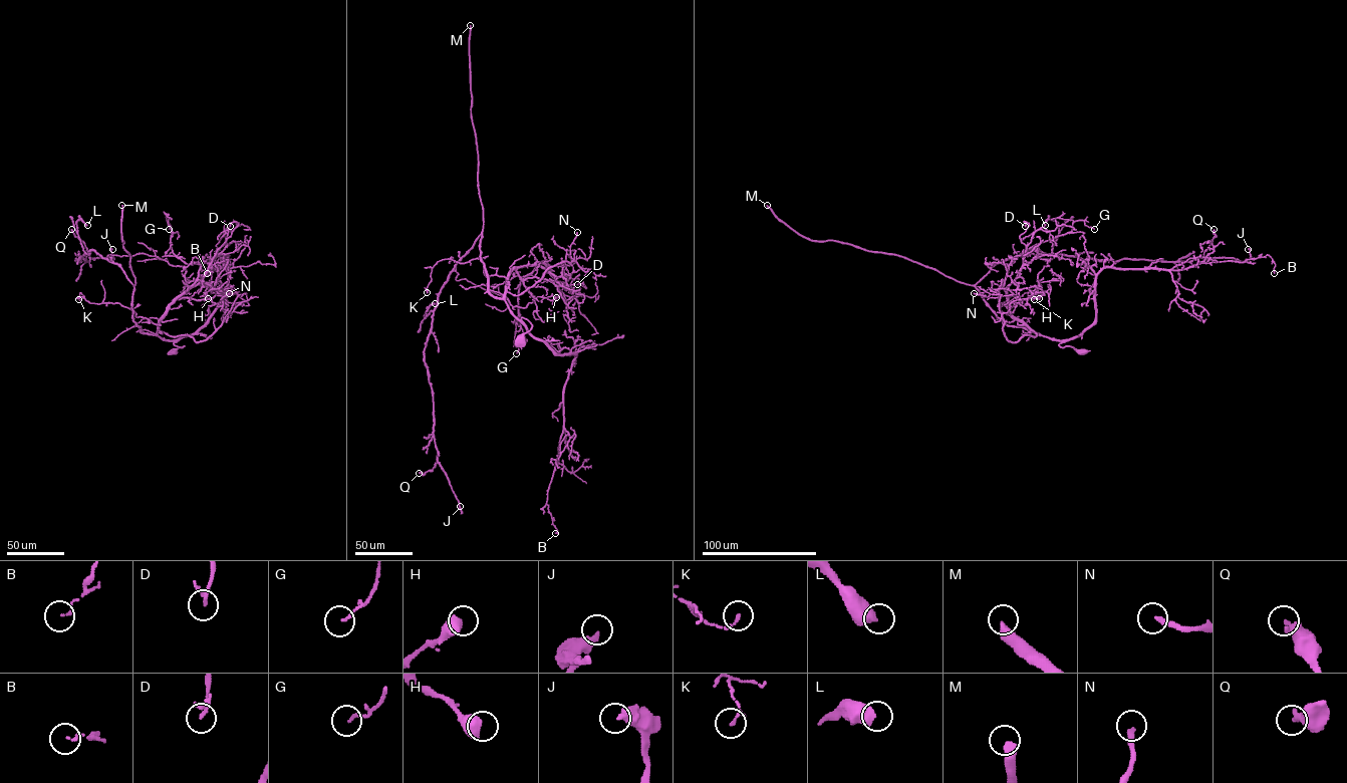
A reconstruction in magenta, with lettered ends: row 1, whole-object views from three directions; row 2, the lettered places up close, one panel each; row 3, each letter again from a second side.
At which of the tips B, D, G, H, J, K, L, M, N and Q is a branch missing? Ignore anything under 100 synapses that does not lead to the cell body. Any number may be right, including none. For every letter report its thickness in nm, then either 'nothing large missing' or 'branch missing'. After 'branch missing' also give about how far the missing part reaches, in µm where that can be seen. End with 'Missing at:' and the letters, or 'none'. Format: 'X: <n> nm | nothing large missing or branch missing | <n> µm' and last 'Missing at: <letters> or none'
B: 90 nm | nothing large missing
D: 130 nm | nothing large missing
G: 110 nm | nothing large missing
H: 650 nm | nothing large missing
J: 380 nm | nothing large missing
K: 150 nm | nothing large missing
L: 600 nm | nothing large missing
M: 440 nm | branch missing | 200 µm
N: 260 nm | nothing large missing
Q: 440 nm | nothing large missing
Missing at: M

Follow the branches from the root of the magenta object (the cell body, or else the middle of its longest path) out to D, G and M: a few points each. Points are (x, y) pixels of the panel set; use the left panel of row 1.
D: (174, 352), (184, 346), (157, 334), (160, 319), (202, 279), (238, 224), (230, 226)
G: (174, 352), (184, 346), (157, 334), (160, 319), (195, 282), (201, 265), (172, 252), (166, 220), (169, 229)
M: (174, 352), (184, 346), (144, 333), (133, 320), (136, 277), (130, 255), (122, 246), (121, 205)

